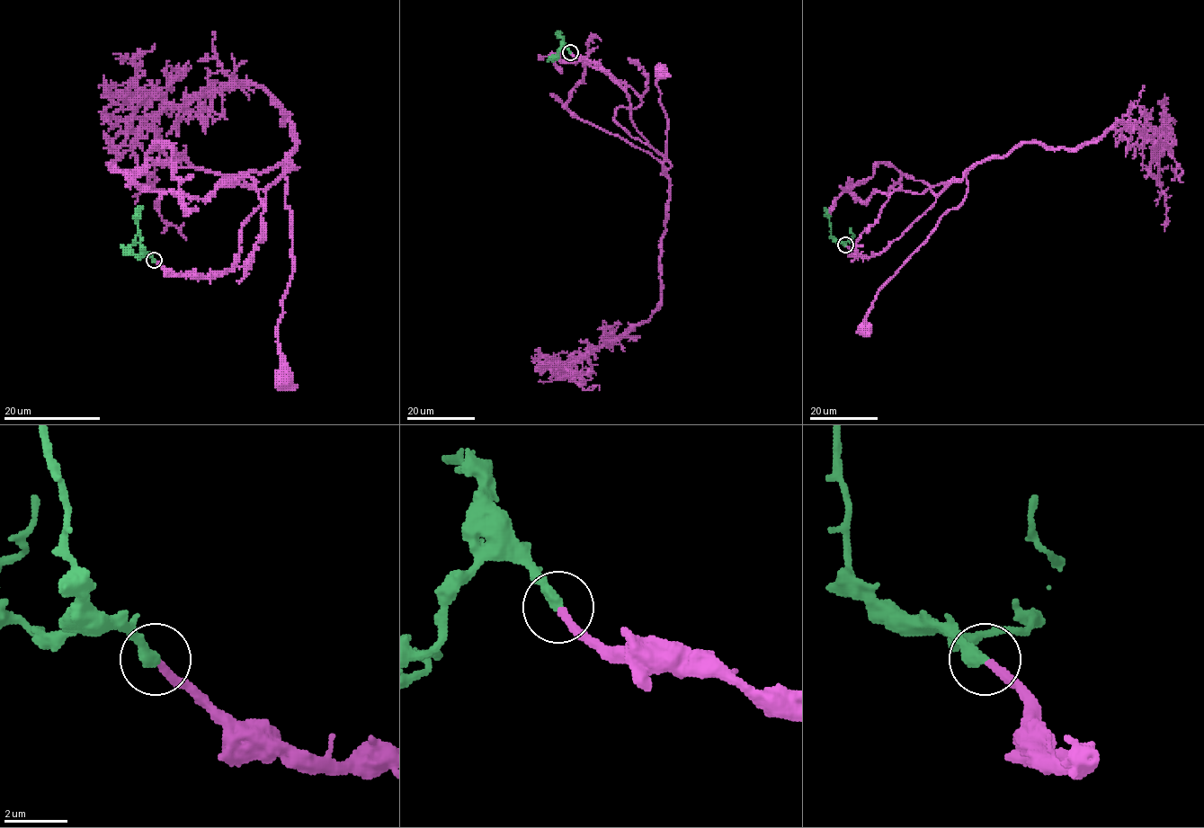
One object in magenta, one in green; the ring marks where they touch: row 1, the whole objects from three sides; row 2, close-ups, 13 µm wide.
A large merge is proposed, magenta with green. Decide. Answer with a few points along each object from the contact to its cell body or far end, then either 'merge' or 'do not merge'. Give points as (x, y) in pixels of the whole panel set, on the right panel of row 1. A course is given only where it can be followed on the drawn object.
magenta runs (845, 245), (855, 256), (880, 253), (965, 173), (965, 200), (940, 218), (879, 290), (864, 330); green runs (845, 245), (831, 235), (829, 216), (824, 208); merge

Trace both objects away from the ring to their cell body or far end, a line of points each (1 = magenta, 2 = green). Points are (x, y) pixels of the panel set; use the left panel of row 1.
1: (154, 260), (178, 274), (227, 271), (245, 220), (298, 168), (289, 155), (283, 380)
2: (154, 260), (142, 246), (137, 218), (137, 210), (140, 207)

